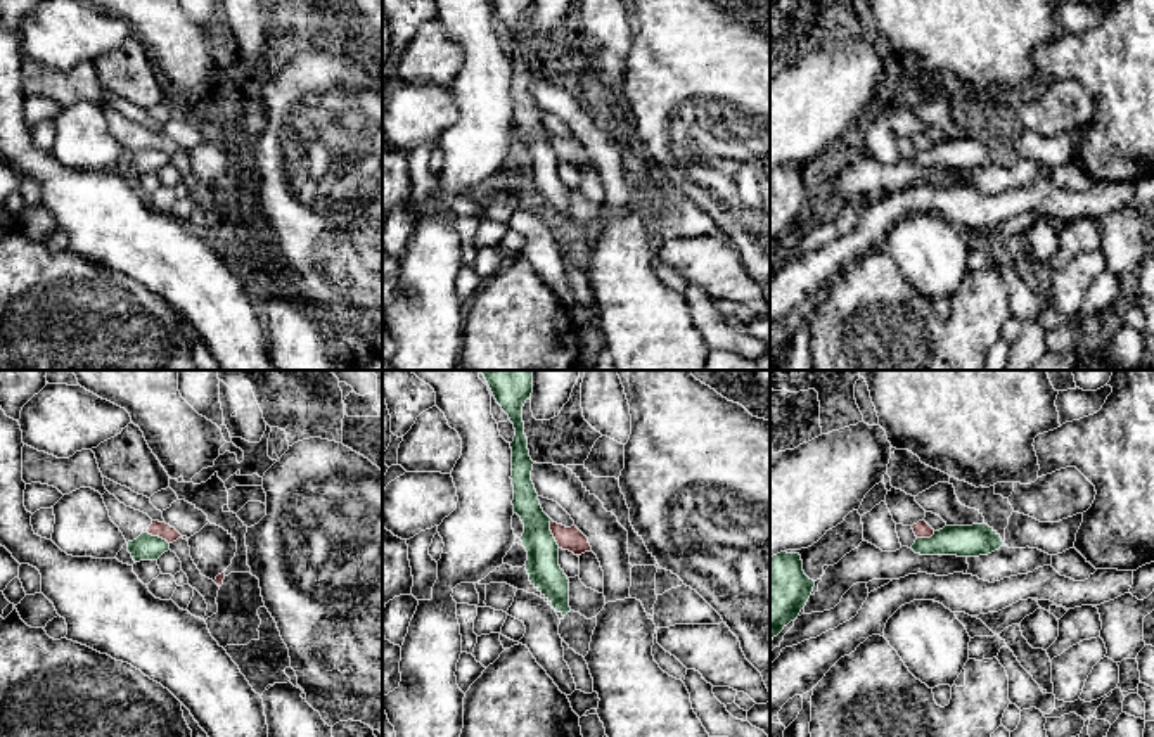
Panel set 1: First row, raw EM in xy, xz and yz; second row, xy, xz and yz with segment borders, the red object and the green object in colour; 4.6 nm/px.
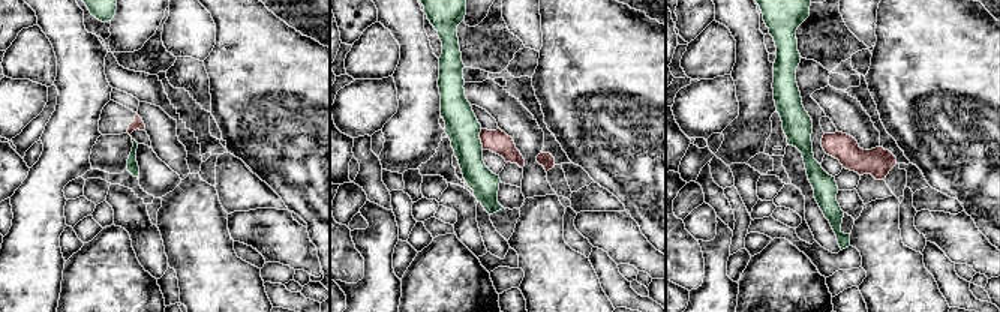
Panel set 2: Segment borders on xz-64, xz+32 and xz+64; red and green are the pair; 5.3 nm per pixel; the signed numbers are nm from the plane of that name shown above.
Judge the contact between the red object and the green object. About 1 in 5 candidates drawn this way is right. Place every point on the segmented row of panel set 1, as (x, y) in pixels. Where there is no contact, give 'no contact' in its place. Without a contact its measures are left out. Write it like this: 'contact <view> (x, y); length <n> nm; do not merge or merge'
contact xz (552, 533); length 140 nm; do not merge

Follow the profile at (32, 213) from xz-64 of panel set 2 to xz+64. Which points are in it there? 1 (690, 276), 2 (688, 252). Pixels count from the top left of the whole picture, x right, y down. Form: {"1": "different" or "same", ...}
{"1": "different", "2": "different"}

